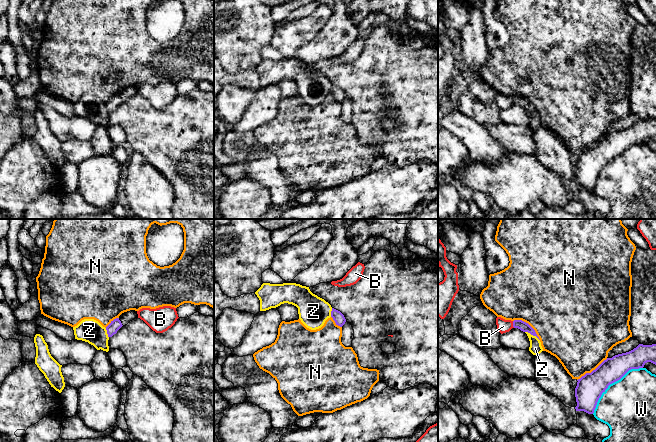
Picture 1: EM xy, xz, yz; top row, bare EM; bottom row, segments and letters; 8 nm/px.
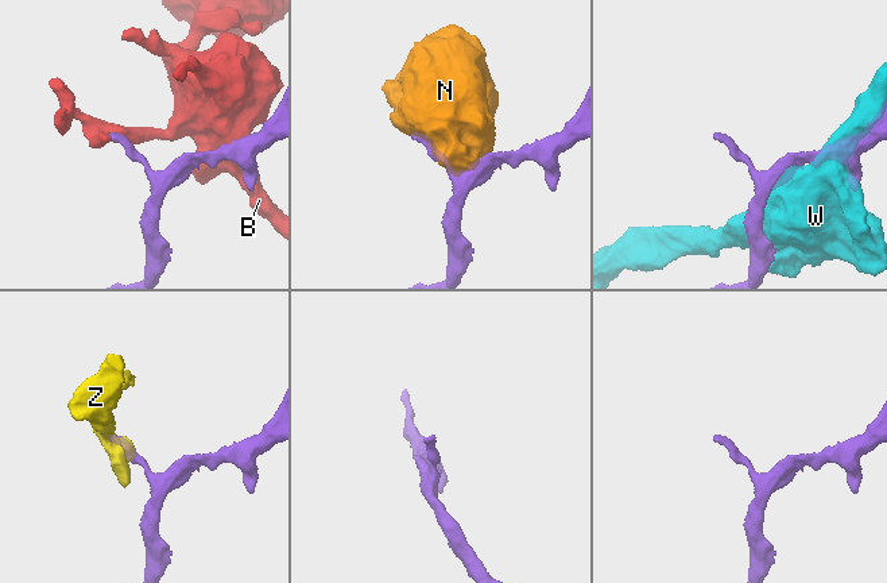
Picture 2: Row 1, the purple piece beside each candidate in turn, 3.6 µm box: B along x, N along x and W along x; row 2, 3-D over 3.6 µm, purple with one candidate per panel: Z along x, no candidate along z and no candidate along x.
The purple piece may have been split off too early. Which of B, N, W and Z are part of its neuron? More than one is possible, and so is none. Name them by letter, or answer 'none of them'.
none of them

